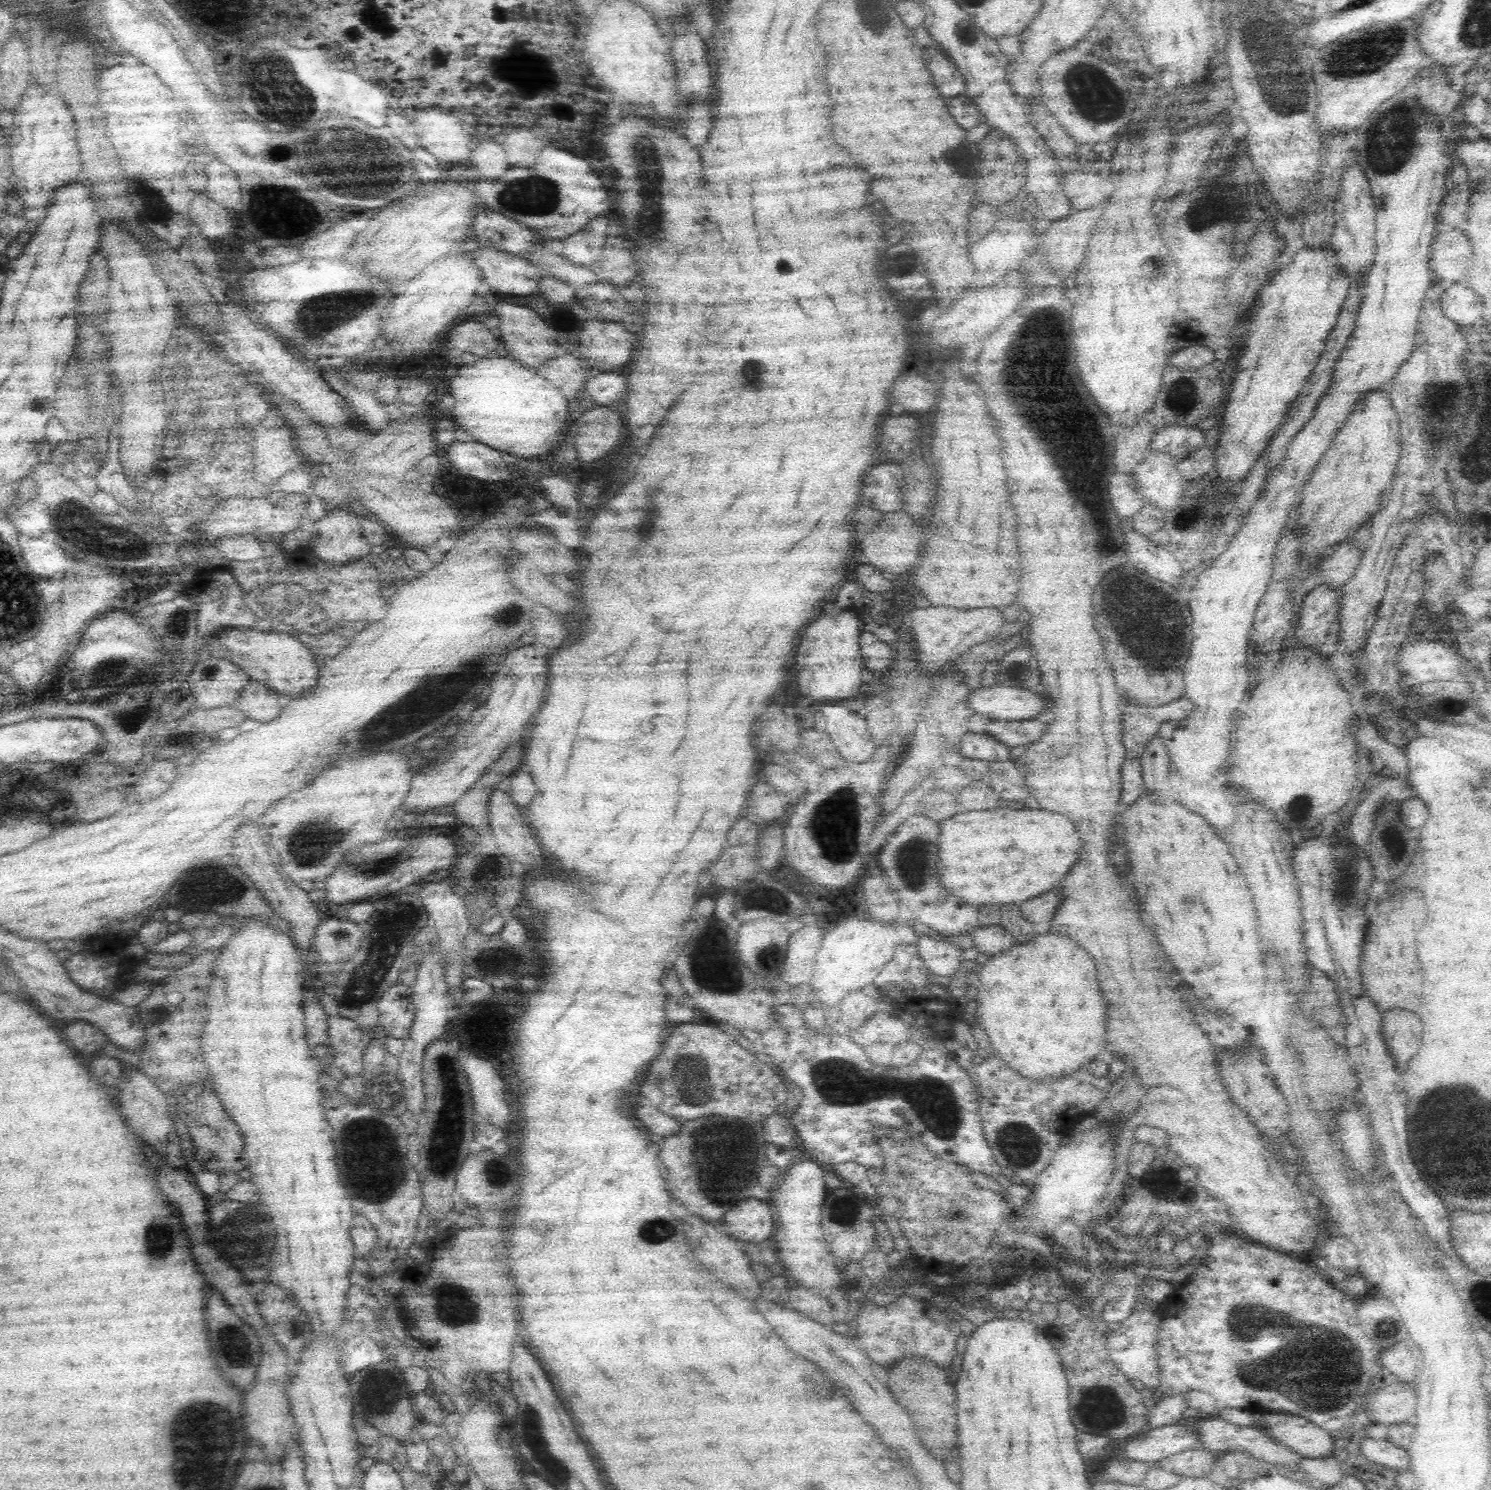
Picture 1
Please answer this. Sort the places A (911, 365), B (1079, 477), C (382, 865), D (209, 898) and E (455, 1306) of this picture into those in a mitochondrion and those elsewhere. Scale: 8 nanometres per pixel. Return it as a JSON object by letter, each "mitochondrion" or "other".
{"A":"other","B":"mitochondrion","C":"mitochondrion","D":"mitochondrion","E":"mitochondrion"}

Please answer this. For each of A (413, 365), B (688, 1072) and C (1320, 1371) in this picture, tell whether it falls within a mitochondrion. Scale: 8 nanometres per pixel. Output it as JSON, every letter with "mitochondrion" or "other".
{"A":"other","B":"mitochondrion","C":"mitochondrion"}

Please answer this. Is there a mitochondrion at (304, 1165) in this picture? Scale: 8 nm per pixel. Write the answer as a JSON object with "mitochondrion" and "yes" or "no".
{"mitochondrion":"no"}

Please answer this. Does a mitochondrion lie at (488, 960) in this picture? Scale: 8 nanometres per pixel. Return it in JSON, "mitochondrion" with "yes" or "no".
{"mitochondrion":"yes"}

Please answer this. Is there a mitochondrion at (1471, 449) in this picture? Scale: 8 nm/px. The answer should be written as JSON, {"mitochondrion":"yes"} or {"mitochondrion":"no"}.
{"mitochondrion":"yes"}

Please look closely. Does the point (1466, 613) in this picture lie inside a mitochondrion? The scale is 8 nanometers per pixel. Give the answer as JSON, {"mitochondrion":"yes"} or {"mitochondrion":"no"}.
{"mitochondrion":"no"}

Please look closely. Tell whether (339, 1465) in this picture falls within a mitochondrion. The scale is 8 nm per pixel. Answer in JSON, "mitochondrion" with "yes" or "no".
{"mitochondrion":"no"}

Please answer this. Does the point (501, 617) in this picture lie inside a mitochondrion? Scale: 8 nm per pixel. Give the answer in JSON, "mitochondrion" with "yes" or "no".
{"mitochondrion":"yes"}

